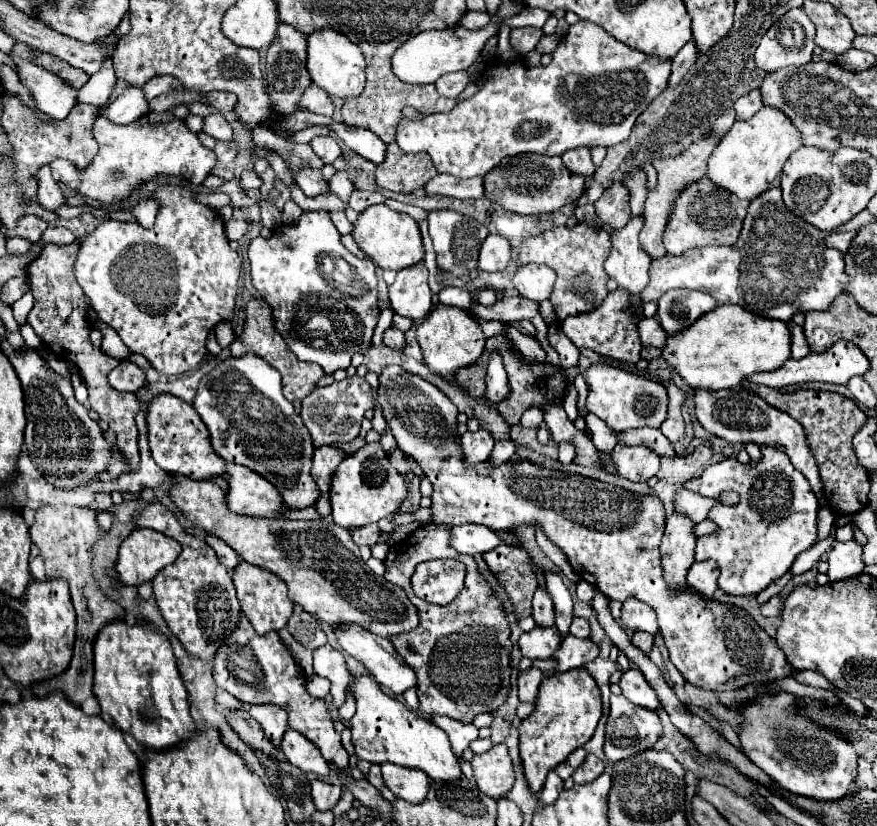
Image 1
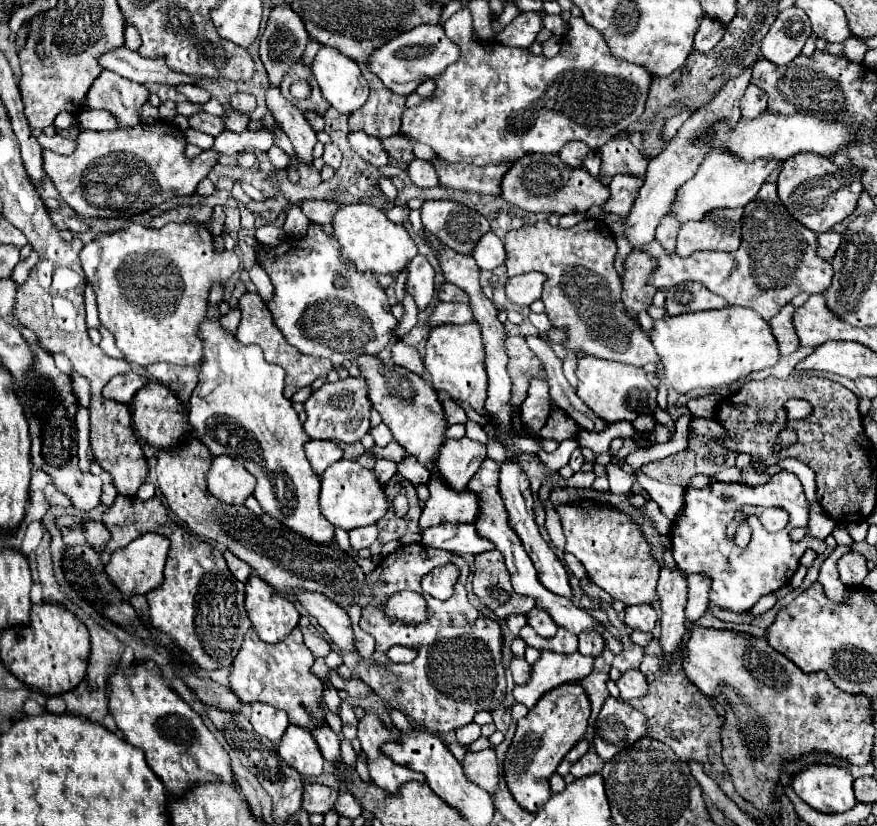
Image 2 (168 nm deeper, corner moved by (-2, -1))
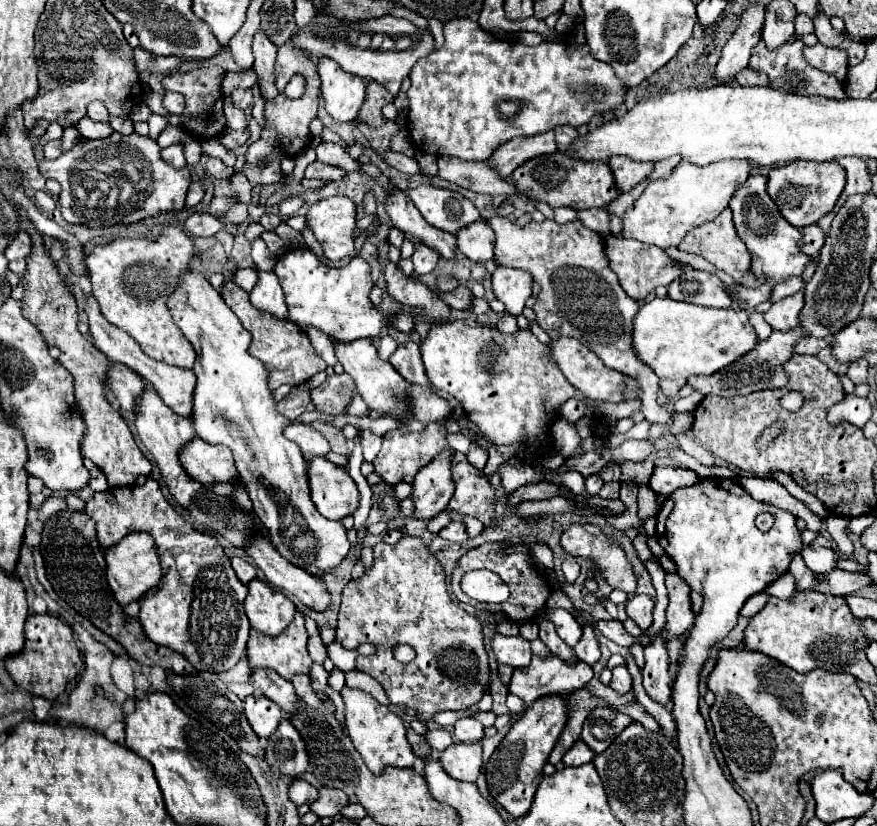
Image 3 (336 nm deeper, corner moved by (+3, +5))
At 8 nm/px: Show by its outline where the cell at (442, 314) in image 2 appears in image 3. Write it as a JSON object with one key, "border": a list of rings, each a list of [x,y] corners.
{"border":[[[290,249],[278,257],[274,273],[286,295],[286,305],[290,311],[288,319],[300,327],[314,325],[336,341],[344,341],[344,337],[346,341],[372,339],[384,326],[392,326],[405,333],[415,328],[416,316],[413,312],[400,310],[383,314],[374,309],[368,299],[368,293],[374,287],[370,279],[370,265],[360,257],[354,257],[342,267],[326,267],[308,249]]]}

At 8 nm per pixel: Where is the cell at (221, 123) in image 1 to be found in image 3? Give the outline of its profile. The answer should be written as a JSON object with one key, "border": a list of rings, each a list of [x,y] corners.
{"border":[[[166,91],[164,93],[164,99],[162,99],[162,105],[168,113],[174,113],[174,115],[180,115],[182,109],[184,109],[184,97],[178,95],[178,93],[170,93]]]}

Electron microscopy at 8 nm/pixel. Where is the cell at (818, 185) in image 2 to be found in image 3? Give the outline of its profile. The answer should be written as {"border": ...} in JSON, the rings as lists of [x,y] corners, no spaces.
{"border":[[[792,161],[790,165],[774,167],[768,173],[766,191],[772,197],[772,201],[778,205],[778,211],[782,213],[782,217],[790,225],[802,229],[806,225],[818,223],[818,219],[824,217],[836,205],[844,185],[846,185],[846,173],[836,161],[824,161],[824,163]]]}

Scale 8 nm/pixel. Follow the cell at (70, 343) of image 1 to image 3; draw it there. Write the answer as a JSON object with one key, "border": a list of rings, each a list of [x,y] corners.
{"border":[[[22,215],[22,229],[26,229],[34,241],[34,255],[30,255],[30,261],[28,261],[26,291],[22,299],[24,317],[30,319],[40,329],[40,333],[44,335],[50,347],[58,347],[62,351],[58,357],[58,363],[66,367],[74,377],[76,401],[78,401],[82,419],[86,421],[86,427],[88,427],[88,433],[82,441],[82,455],[102,469],[102,473],[106,475],[112,487],[130,485],[136,481],[138,475],[150,475],[152,463],[138,449],[122,415],[114,411],[112,405],[104,397],[104,377],[106,377],[106,369],[110,367],[110,359],[98,349],[94,349],[94,343],[90,339],[80,335],[76,299],[70,293],[70,287],[60,277],[52,259],[48,257],[46,247],[40,241],[40,235],[34,231],[34,225],[24,215]]]}

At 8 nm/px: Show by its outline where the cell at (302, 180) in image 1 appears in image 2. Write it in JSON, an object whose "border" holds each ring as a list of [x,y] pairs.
{"border":[[[279,87],[267,89],[267,107],[273,113],[275,121],[279,123],[279,127],[291,139],[299,161],[303,165],[311,167],[313,165],[313,147],[315,147],[317,139],[315,139],[315,131],[311,129],[311,125],[307,123],[303,113],[281,95]]]}

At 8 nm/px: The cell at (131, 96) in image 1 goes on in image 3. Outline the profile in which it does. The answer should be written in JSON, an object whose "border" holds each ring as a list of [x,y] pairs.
{"border":[[[84,117],[76,127],[82,133],[82,137],[88,137],[88,139],[104,139],[104,137],[110,137],[112,133],[108,123],[96,123],[90,117]]]}

